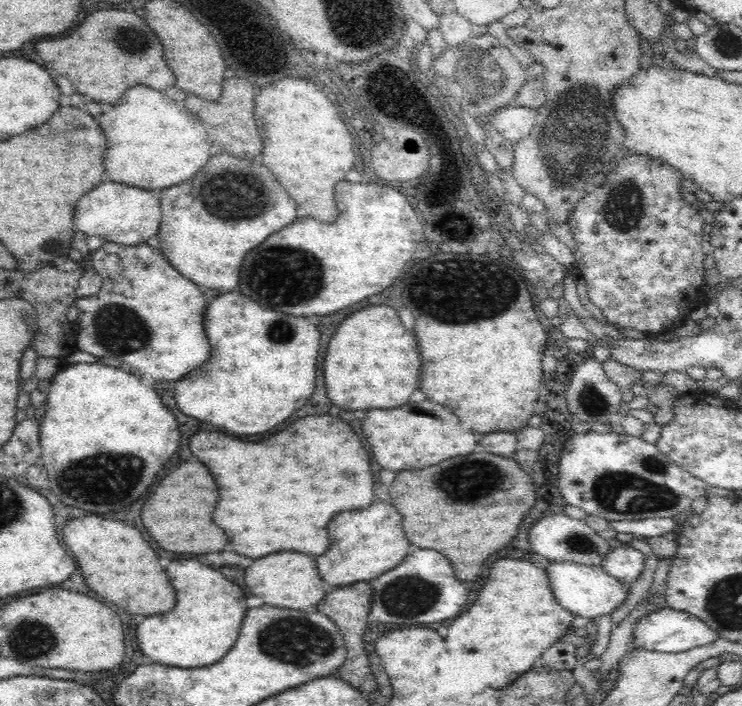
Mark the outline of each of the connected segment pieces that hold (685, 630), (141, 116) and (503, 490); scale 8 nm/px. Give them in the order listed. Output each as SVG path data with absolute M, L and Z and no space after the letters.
M666 607L642 615L635 624L635 649L654 650L656 652L682 652L692 648L711 644L721 639L716 630L712 630L704 621L674 608Z
M134 86L126 90L120 102L112 104L110 110L102 112L96 120L106 134L107 148L102 176L104 182L112 180L146 190L162 190L190 180L210 160L212 143L199 117L186 110L183 102L170 100L163 92L156 92L152 88Z
M486 450L454 456L424 470L398 471L395 476L387 492L390 492L394 508L401 515L401 522L404 522L405 538L420 548L434 548L442 552L452 562L458 580L476 580L488 556L512 542L520 522L536 504L536 482L530 475L514 459Z

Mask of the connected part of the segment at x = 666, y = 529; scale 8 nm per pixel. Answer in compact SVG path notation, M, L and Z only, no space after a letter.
M675 516L671 518L648 518L634 521L610 521L609 524L617 533L632 534L634 538L645 537L665 539L673 535L675 528Z

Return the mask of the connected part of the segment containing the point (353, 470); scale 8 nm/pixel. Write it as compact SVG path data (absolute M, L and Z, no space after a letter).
M328 414L300 418L286 430L258 442L230 438L220 432L198 432L190 438L190 450L208 466L218 484L220 500L214 510L214 522L226 532L234 550L248 558L262 558L282 548L308 556L324 555L330 544L326 526L332 516L346 510L366 509L374 502L368 450L348 422Z

